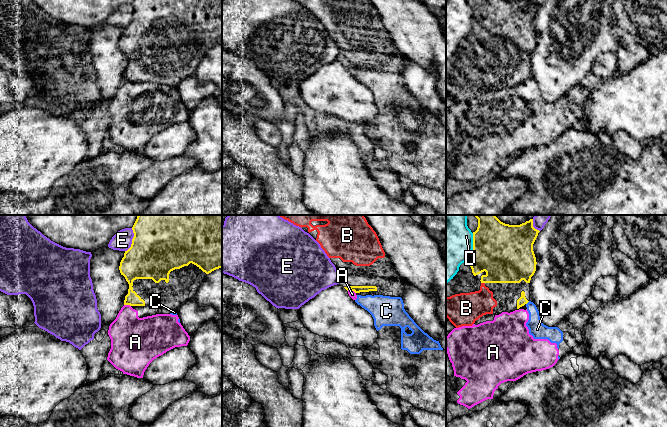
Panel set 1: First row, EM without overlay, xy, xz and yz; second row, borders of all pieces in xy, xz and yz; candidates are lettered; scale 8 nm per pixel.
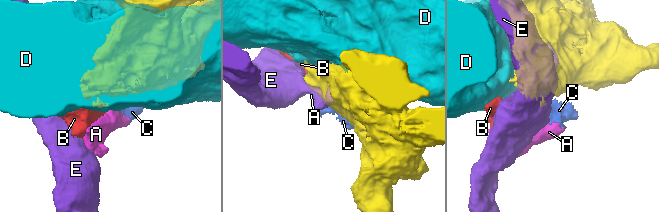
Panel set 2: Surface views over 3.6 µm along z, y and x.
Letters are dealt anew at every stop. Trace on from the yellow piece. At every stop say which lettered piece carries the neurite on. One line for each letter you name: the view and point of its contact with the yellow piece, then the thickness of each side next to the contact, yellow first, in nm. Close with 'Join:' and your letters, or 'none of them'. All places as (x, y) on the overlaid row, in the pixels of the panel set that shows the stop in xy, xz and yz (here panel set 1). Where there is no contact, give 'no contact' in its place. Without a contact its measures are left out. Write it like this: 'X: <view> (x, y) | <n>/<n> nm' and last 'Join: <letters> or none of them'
B: yz (483, 282) | 360/240 nm
Join: B

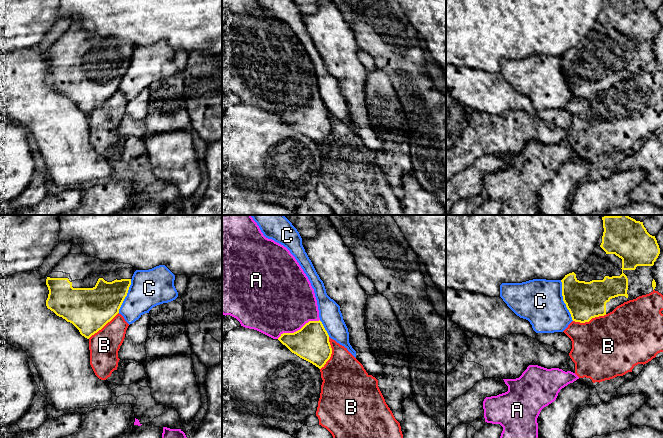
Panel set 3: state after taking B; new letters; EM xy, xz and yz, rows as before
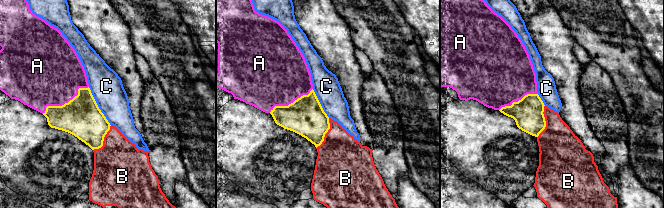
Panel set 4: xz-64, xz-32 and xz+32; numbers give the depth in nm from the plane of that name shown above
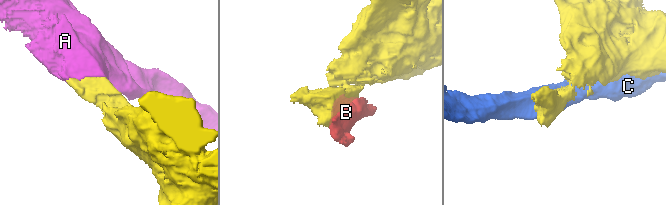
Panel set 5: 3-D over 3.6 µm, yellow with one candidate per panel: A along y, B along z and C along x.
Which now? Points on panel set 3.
A: xz (298, 330) | 280/480 nm
Join: A

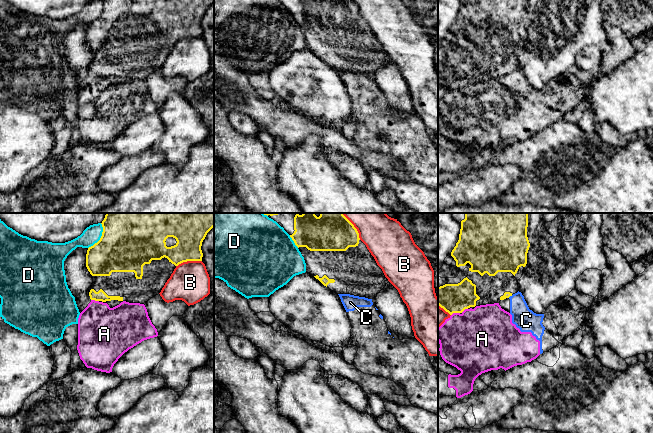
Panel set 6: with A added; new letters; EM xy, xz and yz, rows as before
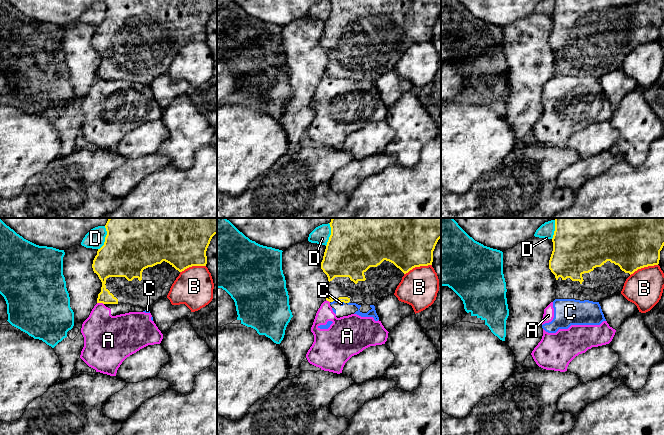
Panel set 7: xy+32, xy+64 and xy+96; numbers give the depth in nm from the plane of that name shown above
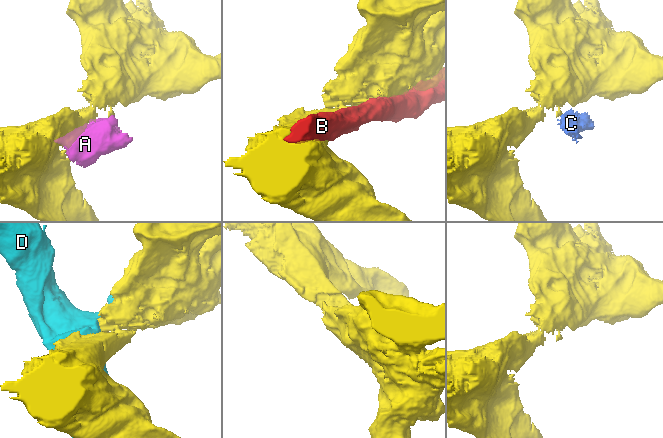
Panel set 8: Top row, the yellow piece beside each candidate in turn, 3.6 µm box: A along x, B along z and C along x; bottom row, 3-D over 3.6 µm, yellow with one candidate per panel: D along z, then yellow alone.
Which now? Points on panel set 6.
Join: none of them

